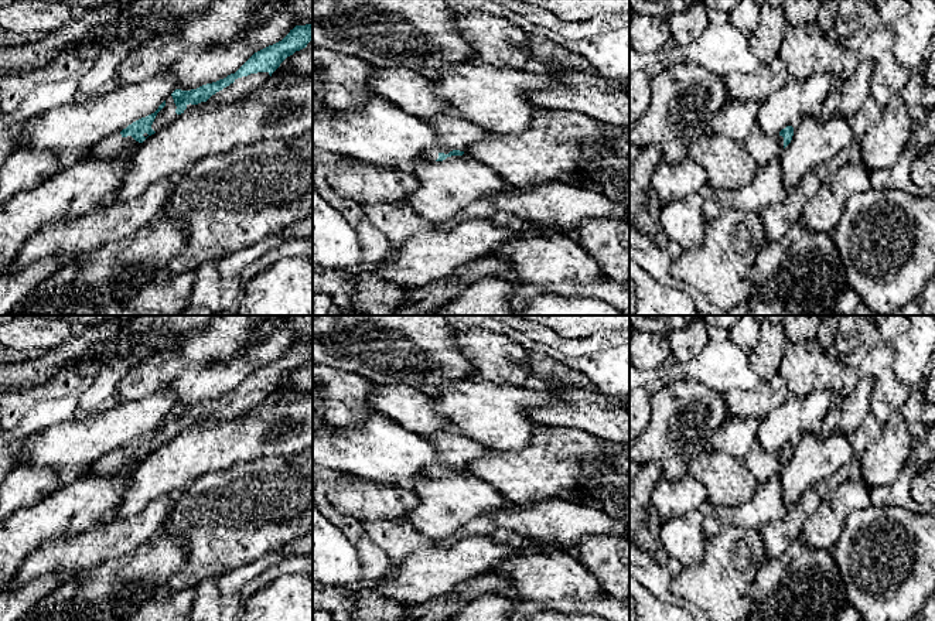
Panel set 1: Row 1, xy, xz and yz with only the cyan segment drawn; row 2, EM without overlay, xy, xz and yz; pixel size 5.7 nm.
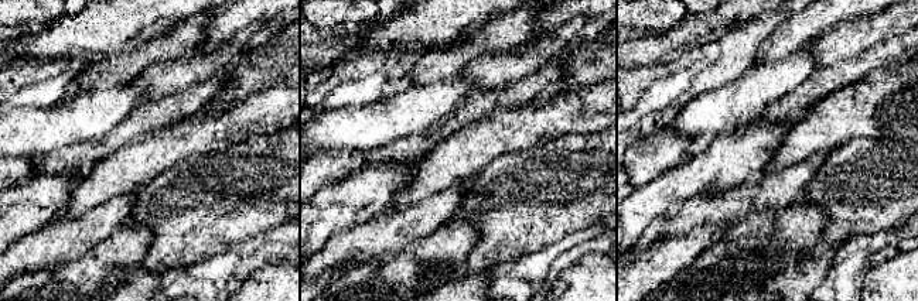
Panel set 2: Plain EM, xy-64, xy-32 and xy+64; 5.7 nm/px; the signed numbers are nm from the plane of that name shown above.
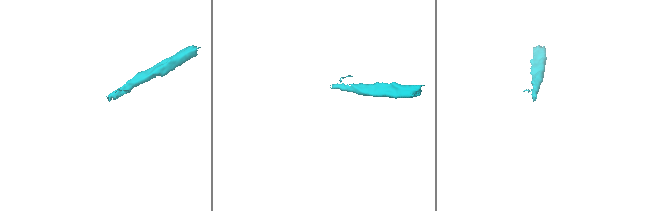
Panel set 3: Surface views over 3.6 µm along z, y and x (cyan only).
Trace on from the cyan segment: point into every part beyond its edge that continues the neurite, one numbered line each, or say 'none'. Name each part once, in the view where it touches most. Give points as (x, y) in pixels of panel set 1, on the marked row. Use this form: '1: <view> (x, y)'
1: xy (241, 86)

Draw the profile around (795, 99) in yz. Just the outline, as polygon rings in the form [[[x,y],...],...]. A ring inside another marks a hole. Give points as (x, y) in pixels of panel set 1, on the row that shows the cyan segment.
[[[830,72],[813,74],[803,81],[789,78],[760,103],[757,127],[775,136],[786,126],[798,126],[803,117],[818,113],[836,82]]]

